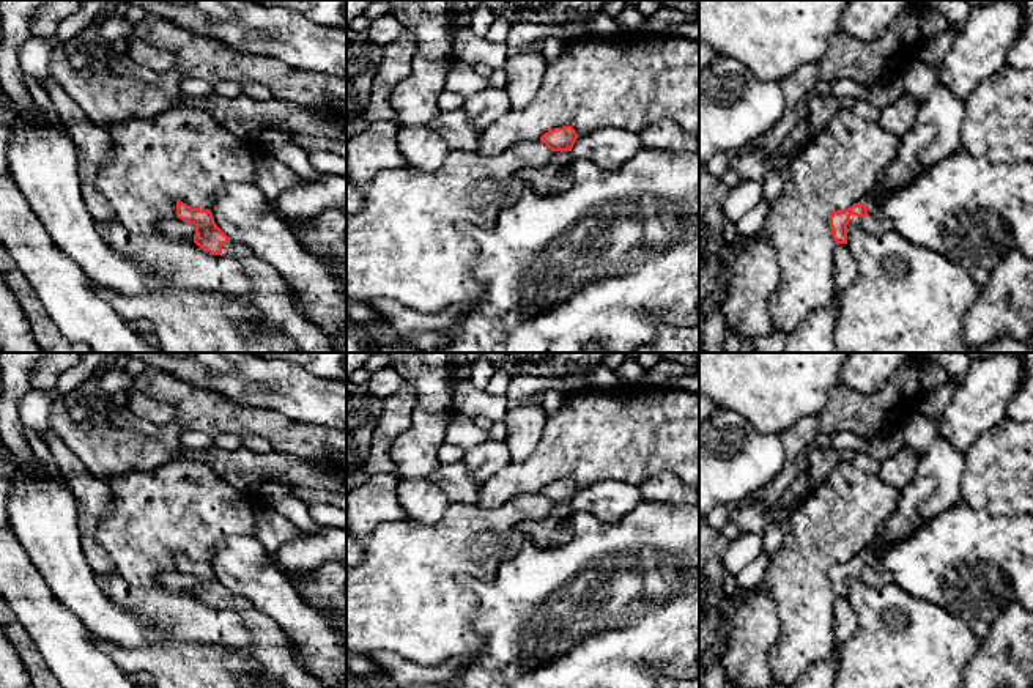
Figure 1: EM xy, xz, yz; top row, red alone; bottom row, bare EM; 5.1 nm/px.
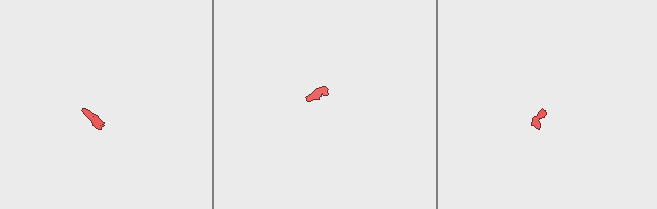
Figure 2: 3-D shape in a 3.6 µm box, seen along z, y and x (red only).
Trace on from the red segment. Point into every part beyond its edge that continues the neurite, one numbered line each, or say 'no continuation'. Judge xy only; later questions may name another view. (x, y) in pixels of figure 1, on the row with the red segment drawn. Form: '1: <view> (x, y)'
1: xy (270, 295)

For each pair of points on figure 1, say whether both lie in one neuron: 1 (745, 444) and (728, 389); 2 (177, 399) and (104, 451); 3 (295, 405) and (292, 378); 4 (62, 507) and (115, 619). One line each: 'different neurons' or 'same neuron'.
1: different neurons
2: same neuron
3: same neuron
4: same neuron

